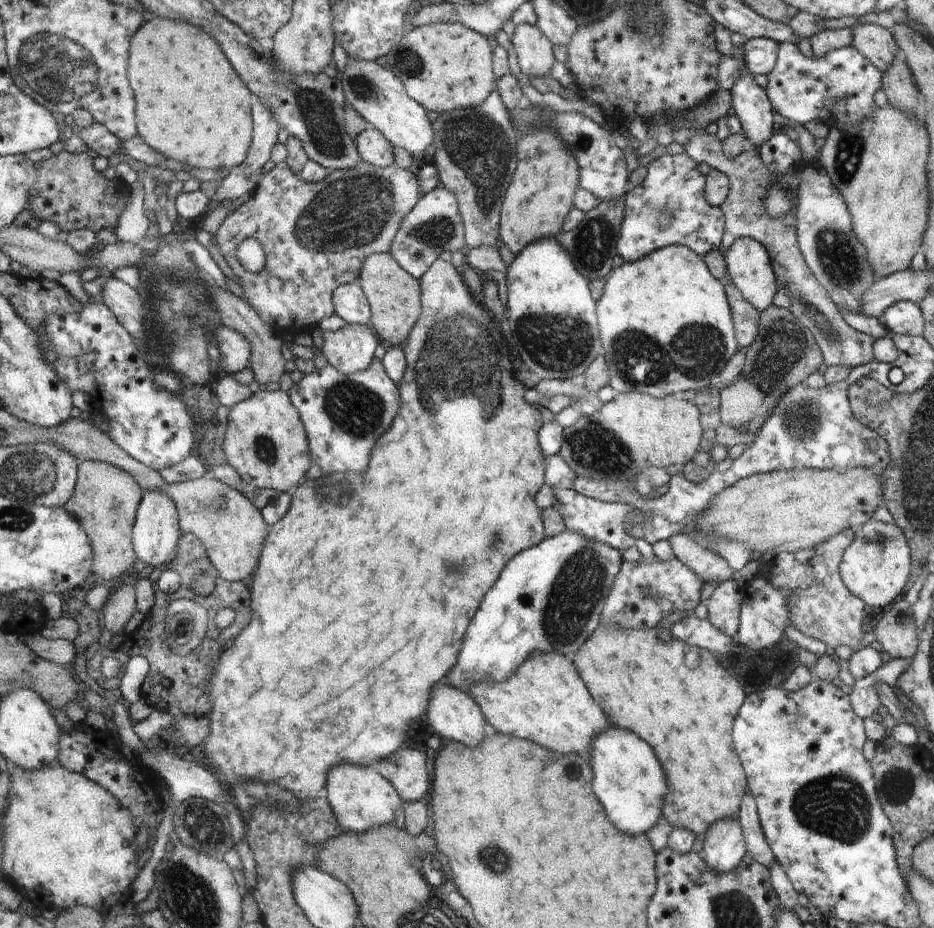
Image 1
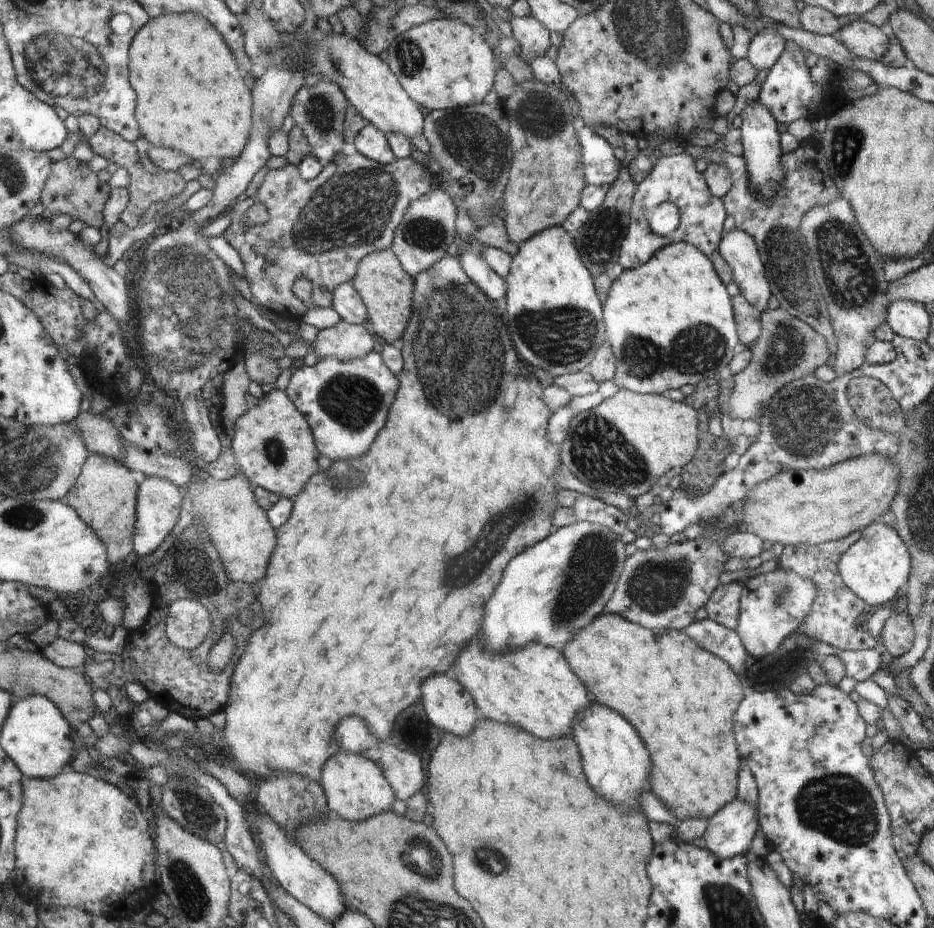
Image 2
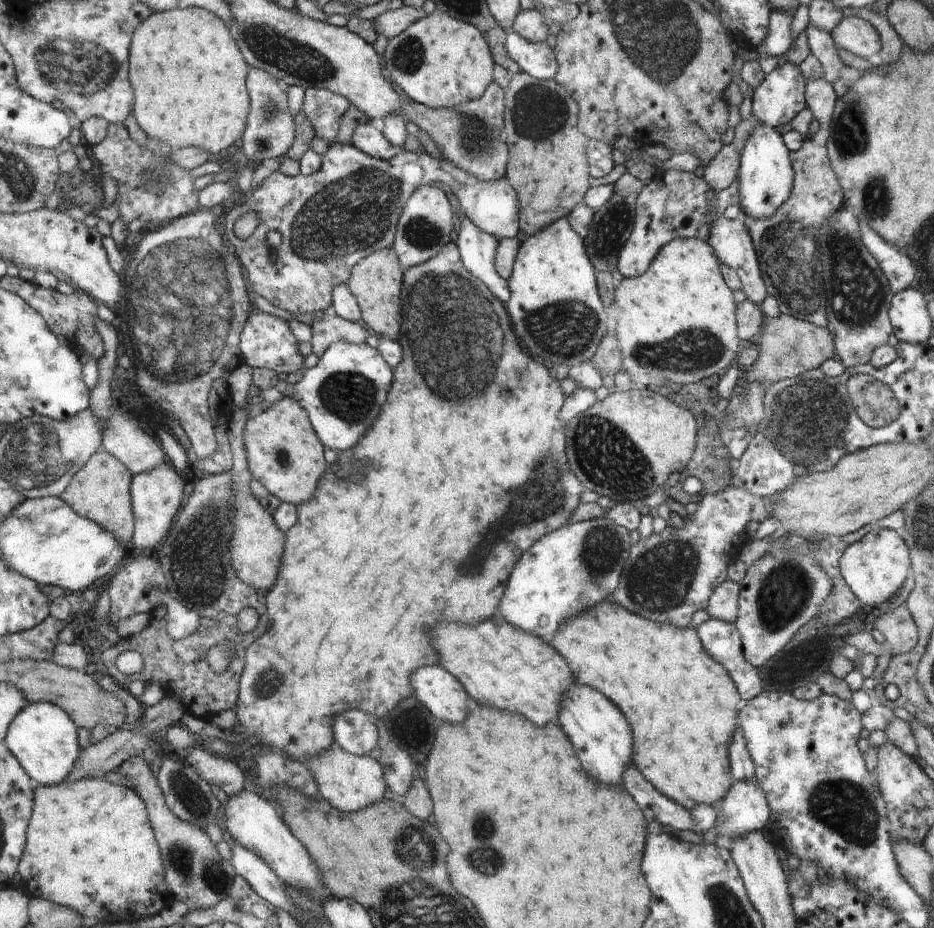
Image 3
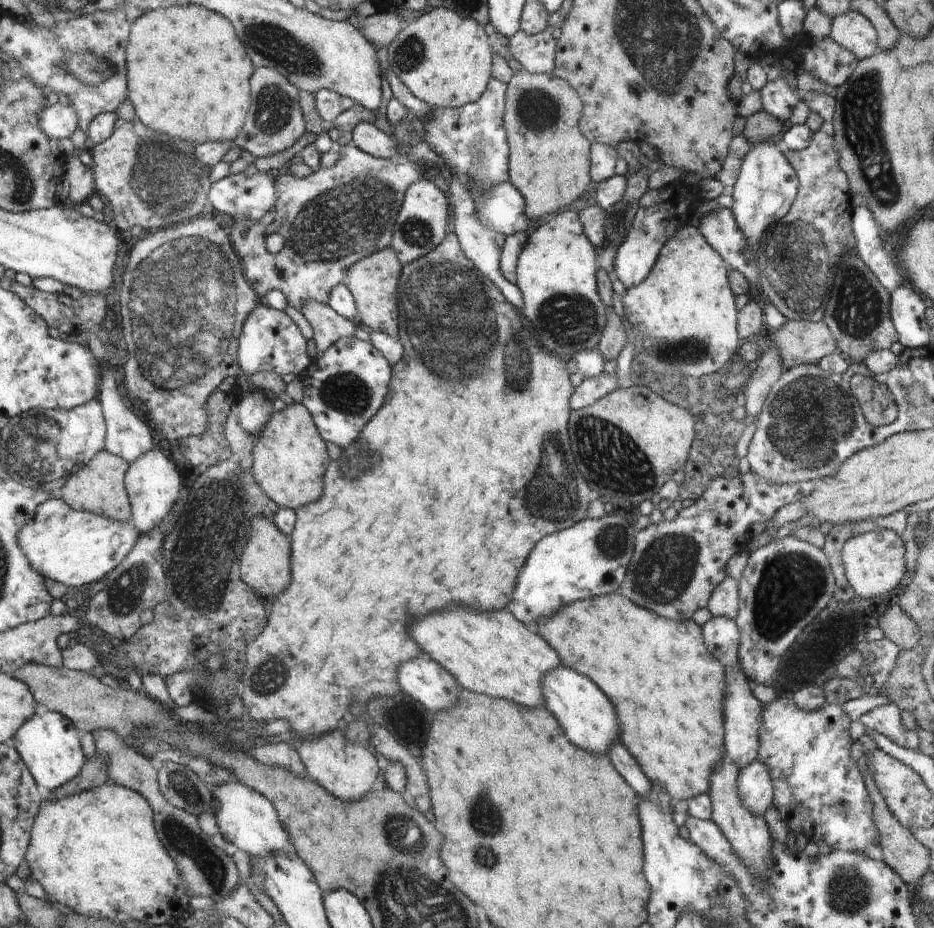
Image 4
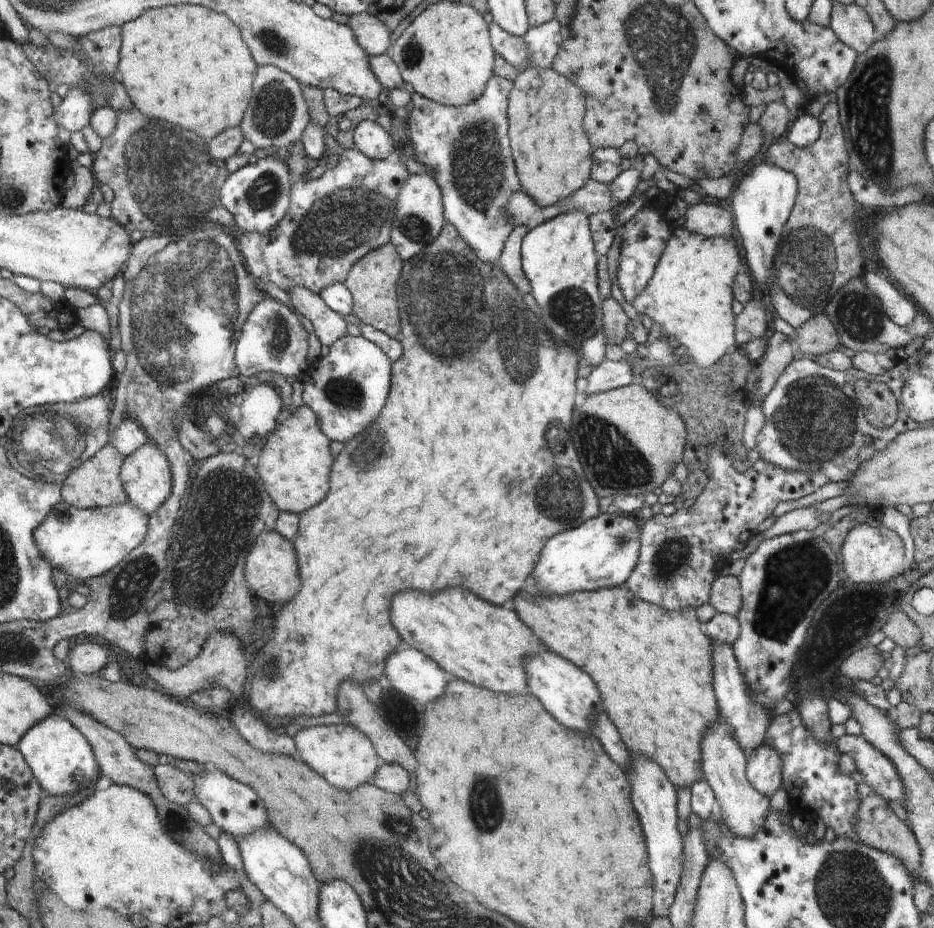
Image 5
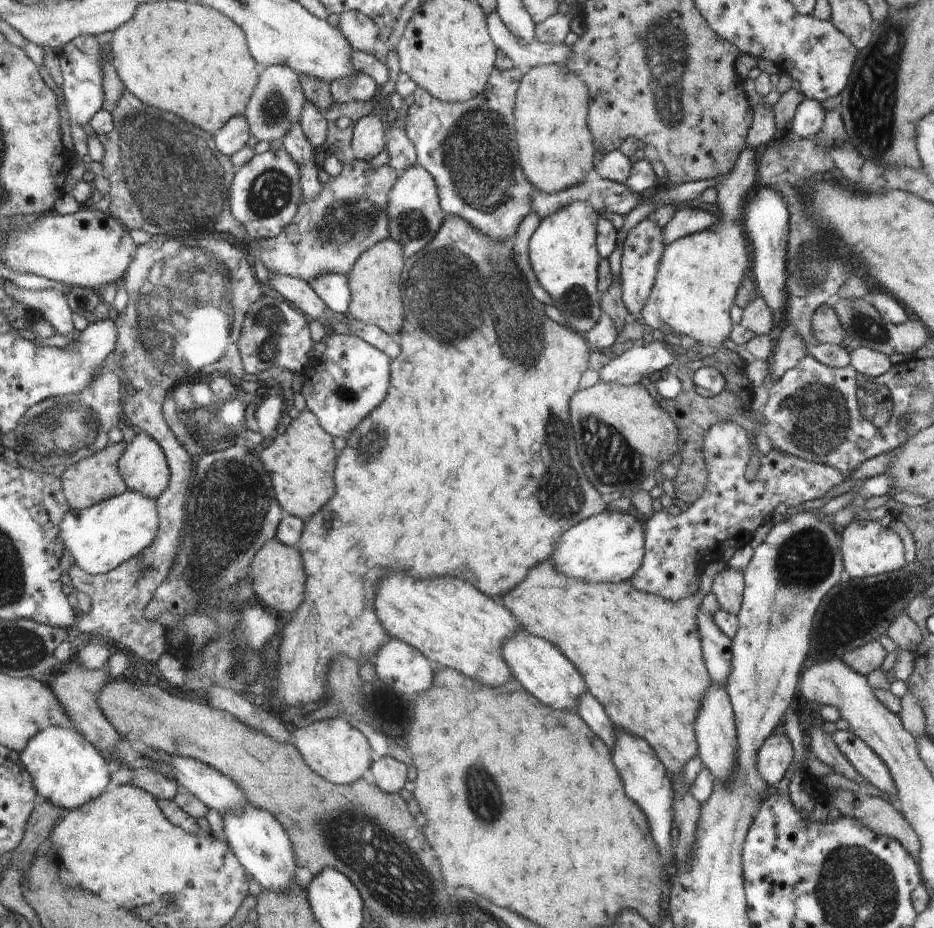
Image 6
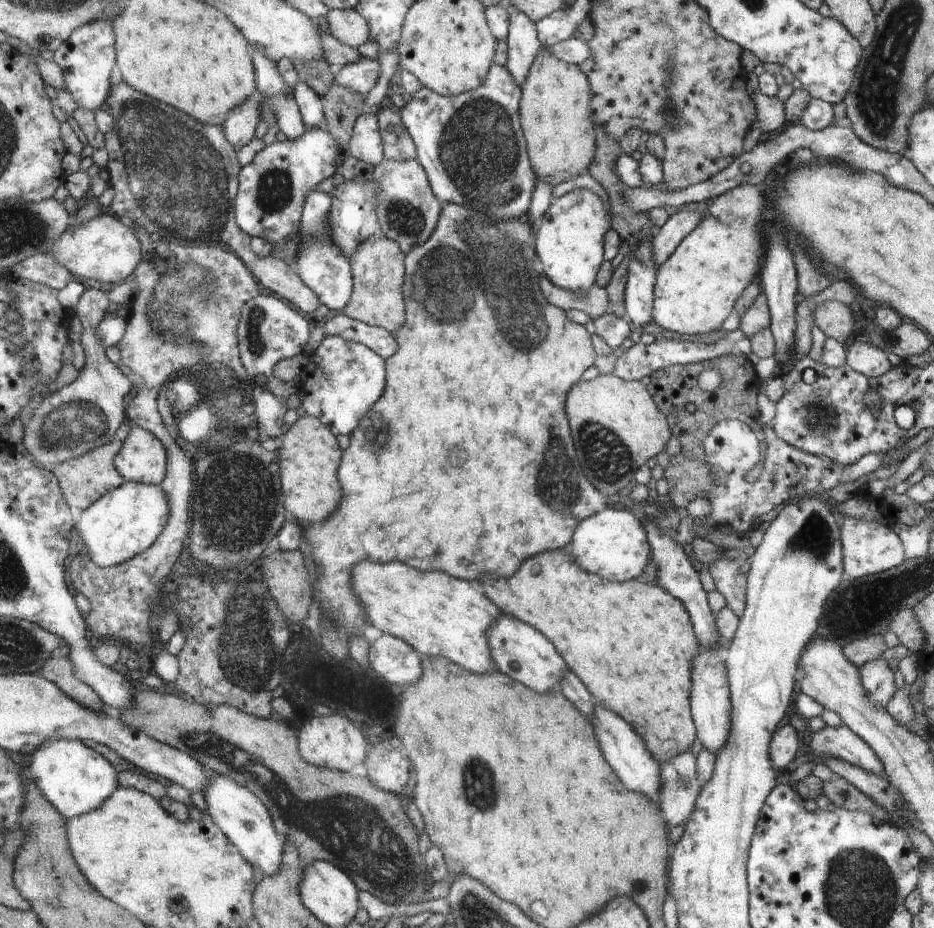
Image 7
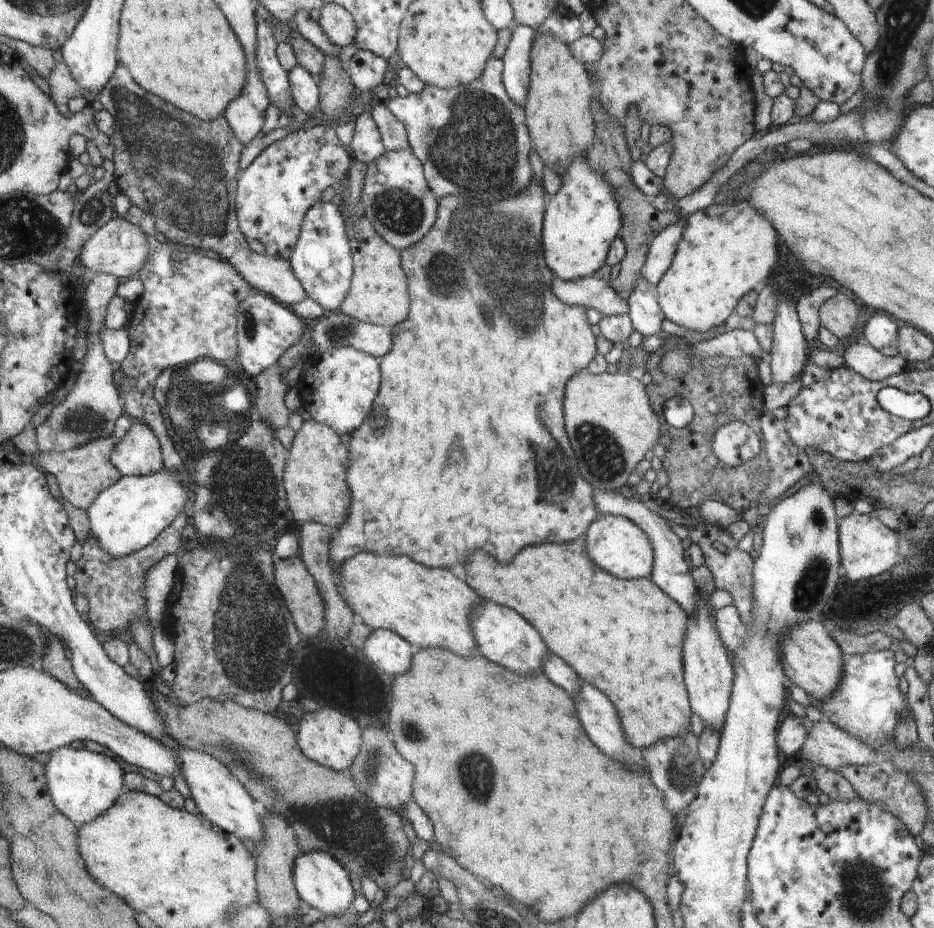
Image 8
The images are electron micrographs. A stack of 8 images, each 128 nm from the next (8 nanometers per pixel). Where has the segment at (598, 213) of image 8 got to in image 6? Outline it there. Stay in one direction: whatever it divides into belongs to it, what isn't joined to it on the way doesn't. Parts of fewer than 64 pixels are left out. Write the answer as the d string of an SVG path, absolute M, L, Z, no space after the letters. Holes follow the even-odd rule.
M574 200L568 206L558 208L554 214L543 218L528 244L528 260L538 282L548 292L554 308L560 310L565 326L582 334L592 331L600 316L600 294L596 290L596 268L601 259L596 252L599 215L590 202Z

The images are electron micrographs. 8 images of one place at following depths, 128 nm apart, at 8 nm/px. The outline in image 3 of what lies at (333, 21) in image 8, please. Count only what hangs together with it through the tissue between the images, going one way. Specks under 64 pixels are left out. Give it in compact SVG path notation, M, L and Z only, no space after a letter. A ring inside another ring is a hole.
M408 5L384 12L373 20L374 29L377 34L383 34L389 40L404 32L410 24L416 22L424 15L422 9L417 9Z

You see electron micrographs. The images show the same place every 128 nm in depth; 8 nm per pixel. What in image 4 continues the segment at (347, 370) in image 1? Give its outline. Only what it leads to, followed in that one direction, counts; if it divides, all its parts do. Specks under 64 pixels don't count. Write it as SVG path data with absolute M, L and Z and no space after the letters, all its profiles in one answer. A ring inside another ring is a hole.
M310 300L300 311L312 326L317 352L324 353L341 338L352 338L356 334L357 326L351 320L340 316L327 304Z

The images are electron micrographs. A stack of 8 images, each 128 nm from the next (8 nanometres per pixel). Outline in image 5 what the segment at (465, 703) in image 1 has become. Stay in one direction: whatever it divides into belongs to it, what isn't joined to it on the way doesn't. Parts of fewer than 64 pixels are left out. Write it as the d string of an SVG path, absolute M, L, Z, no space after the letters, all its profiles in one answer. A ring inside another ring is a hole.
M403 642L387 661L384 678L390 688L424 706L440 699L451 679L434 660Z

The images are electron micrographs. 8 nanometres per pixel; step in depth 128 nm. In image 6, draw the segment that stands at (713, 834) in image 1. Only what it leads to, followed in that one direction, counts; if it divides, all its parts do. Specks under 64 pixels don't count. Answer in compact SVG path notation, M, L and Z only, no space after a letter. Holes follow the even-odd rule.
M783 731L769 736L762 743L757 756L758 772L762 774L762 780L778 785L797 756L798 752L794 750L790 738Z

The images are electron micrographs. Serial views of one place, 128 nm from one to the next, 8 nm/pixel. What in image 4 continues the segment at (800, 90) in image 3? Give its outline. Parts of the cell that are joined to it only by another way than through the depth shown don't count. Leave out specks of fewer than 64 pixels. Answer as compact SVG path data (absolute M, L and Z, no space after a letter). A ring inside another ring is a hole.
M782 77L772 80L759 92L764 112L770 112L772 118L782 123L792 116L794 108L802 98L800 90L792 88Z

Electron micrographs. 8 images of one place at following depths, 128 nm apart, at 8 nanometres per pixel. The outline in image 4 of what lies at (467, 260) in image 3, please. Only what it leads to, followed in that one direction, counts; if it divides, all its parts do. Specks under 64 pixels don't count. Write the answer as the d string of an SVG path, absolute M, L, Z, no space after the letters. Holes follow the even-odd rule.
M496 78L489 80L488 90L484 92L480 99L473 103L465 104L460 108L431 108L428 116L423 119L424 130L422 136L415 135L419 140L424 140L428 146L438 156L442 157L452 170L451 183L449 184L448 196L452 200L452 208L454 208L454 216L450 216L454 220L452 226L453 231L457 234L458 240L461 240L462 252L469 257L470 262L476 266L488 280L494 282L494 286L502 292L502 296L506 298L515 308L524 308L522 302L522 292L517 285L512 284L505 279L505 275L501 272L500 260L501 250L505 246L506 237L504 234L498 234L490 228L486 228L481 217L478 216L478 202L482 198L482 194L490 192L490 188L494 188L496 184L510 181L509 174L509 143L508 131L505 128L505 96L508 94L508 85Z

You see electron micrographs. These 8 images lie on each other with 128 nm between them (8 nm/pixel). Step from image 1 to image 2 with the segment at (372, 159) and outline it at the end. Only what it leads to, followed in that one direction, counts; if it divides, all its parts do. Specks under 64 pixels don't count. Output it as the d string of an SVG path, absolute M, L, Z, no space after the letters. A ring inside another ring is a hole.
M369 124L364 126L356 135L354 145L362 156L378 161L380 164L390 164L396 160L388 137L375 126Z

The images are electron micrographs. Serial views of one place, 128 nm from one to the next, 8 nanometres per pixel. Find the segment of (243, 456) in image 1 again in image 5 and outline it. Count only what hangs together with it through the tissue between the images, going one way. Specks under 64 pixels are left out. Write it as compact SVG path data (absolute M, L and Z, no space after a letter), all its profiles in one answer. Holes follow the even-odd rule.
M305 405L297 409L290 418L280 419L275 430L264 438L262 452L255 460L257 477L274 505L296 515L309 511L329 495L328 474L333 466L328 450L331 442L320 430L316 414Z

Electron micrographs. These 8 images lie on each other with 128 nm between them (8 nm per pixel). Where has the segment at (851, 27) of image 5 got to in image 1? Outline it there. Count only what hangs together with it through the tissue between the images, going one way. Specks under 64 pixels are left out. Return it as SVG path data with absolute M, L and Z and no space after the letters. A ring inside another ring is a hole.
M865 23L853 31L851 45L858 49L874 66L886 73L901 52L897 40L888 29L879 25Z

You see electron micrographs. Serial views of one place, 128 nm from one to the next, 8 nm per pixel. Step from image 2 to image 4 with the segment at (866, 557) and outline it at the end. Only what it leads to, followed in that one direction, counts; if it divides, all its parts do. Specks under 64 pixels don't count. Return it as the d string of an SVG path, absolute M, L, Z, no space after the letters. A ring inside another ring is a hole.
M877 527L876 530L853 537L854 540L846 544L846 556L841 558L843 564L846 564L845 576L850 576L849 584L854 584L854 592L858 592L858 596L864 600L892 592L906 572L904 544L900 536L893 530Z

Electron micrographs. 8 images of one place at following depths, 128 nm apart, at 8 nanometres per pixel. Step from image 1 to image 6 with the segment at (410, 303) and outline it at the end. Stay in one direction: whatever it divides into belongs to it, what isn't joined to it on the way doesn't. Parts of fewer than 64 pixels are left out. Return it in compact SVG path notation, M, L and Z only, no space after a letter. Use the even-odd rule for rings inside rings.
M391 239L374 244L364 252L347 275L352 303L349 312L355 320L380 328L385 334L398 337L404 321L404 306L400 293L401 273L404 264L404 250Z

